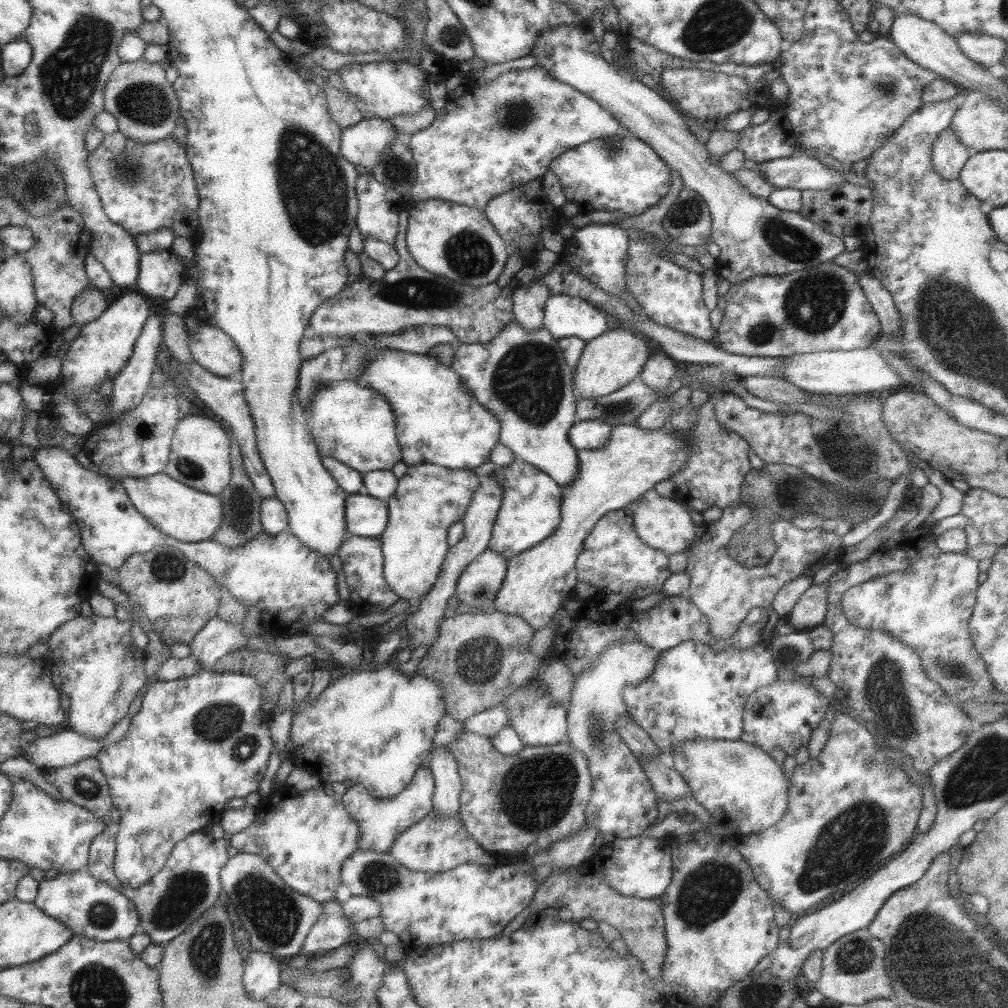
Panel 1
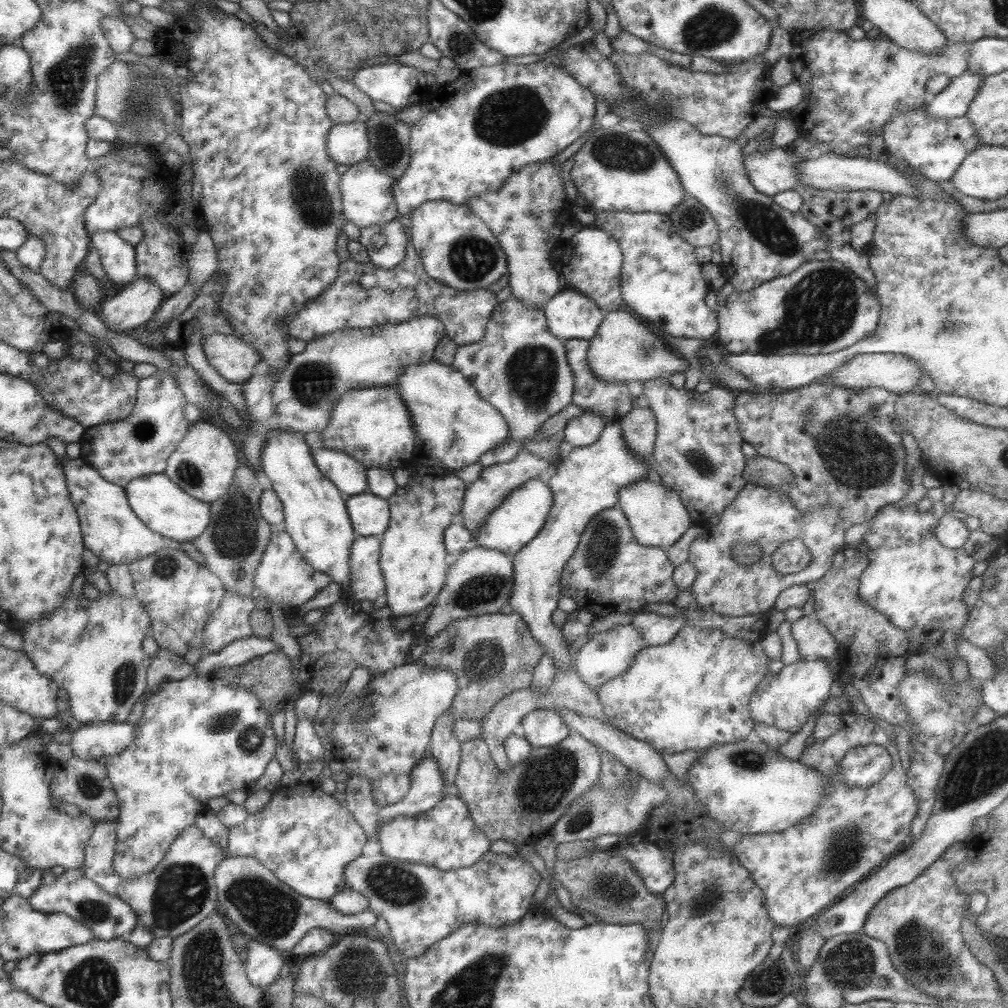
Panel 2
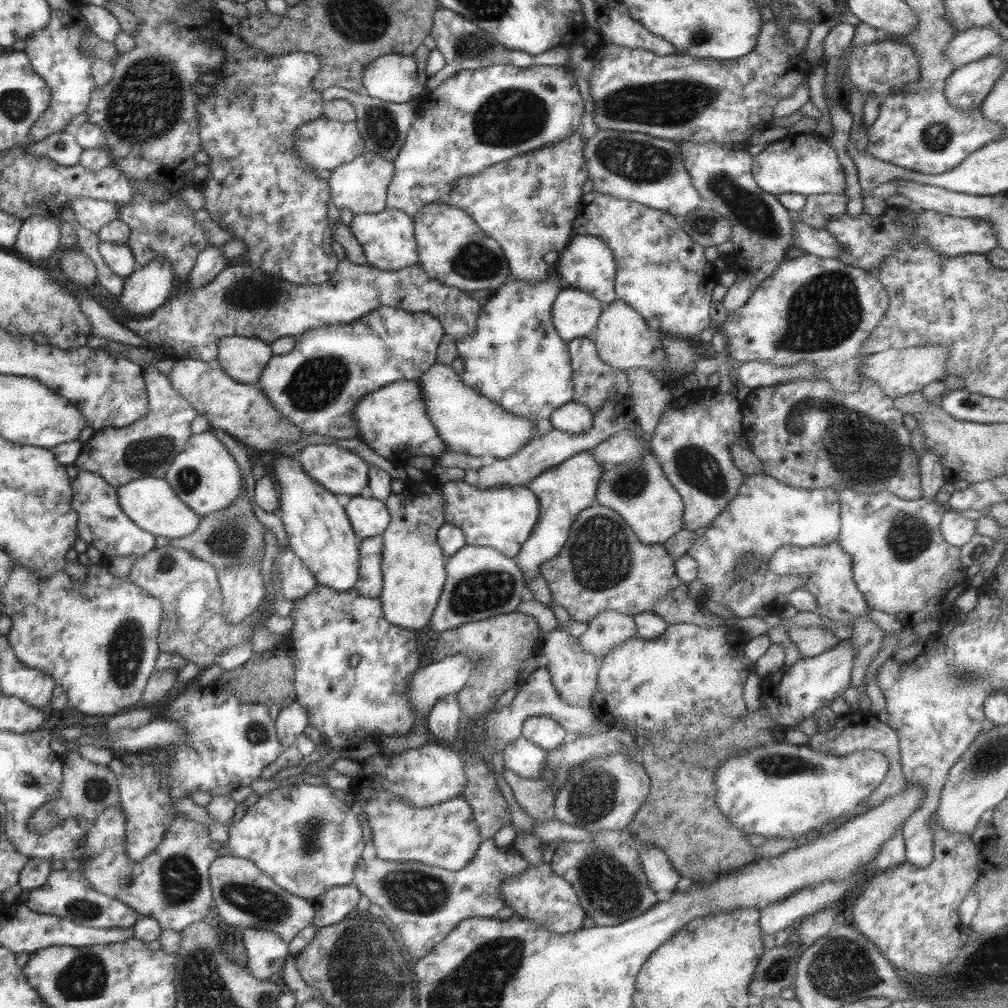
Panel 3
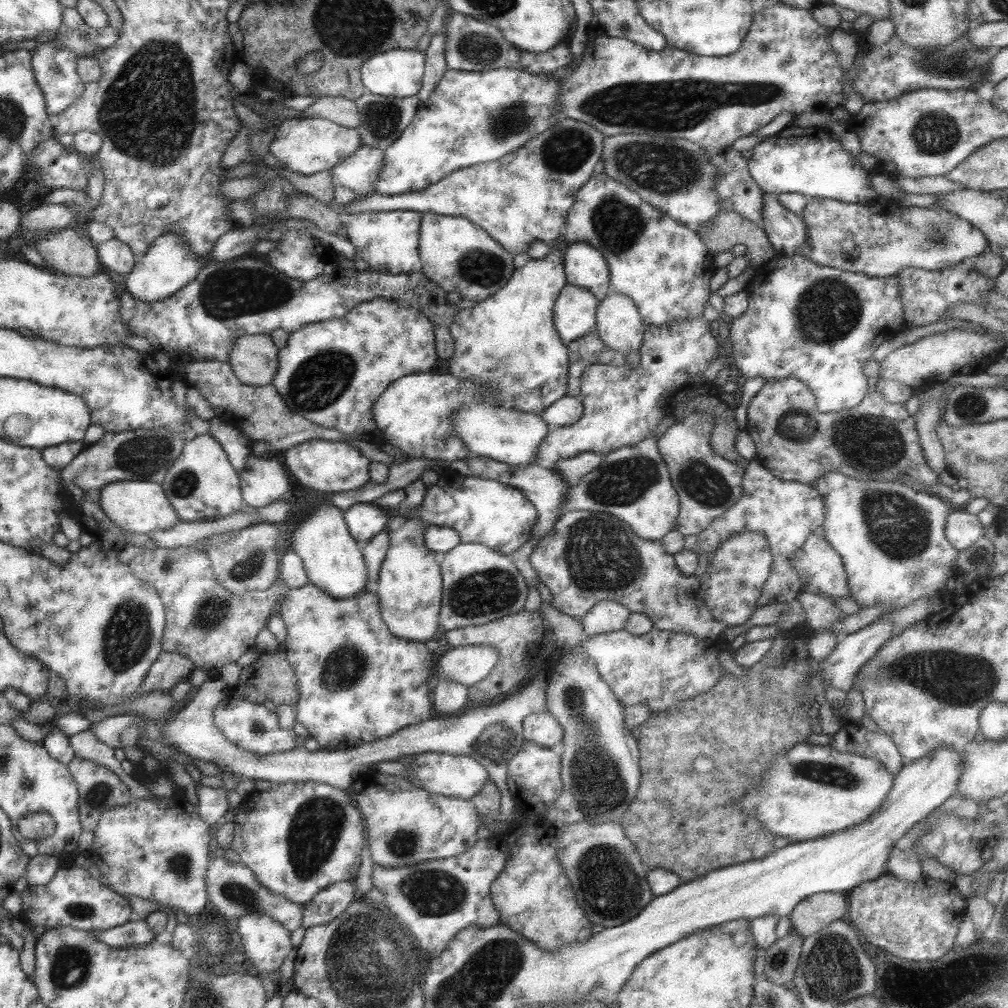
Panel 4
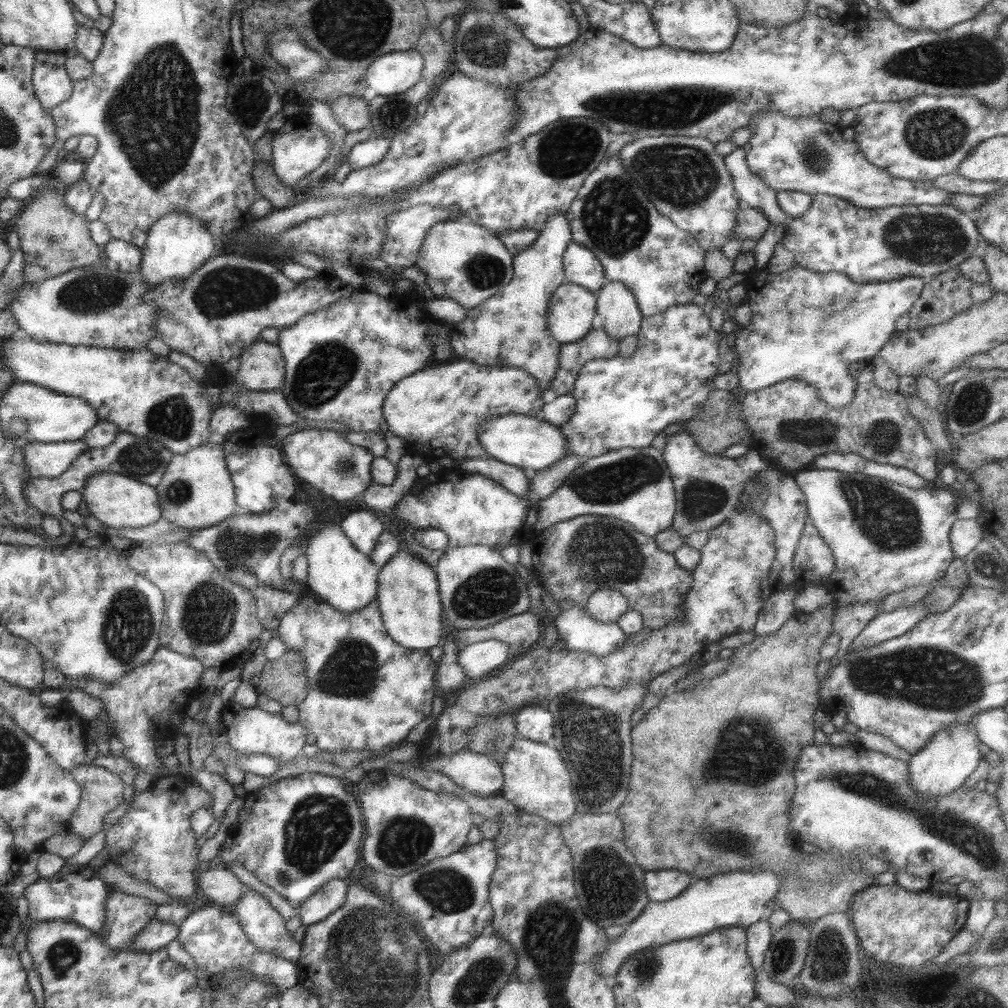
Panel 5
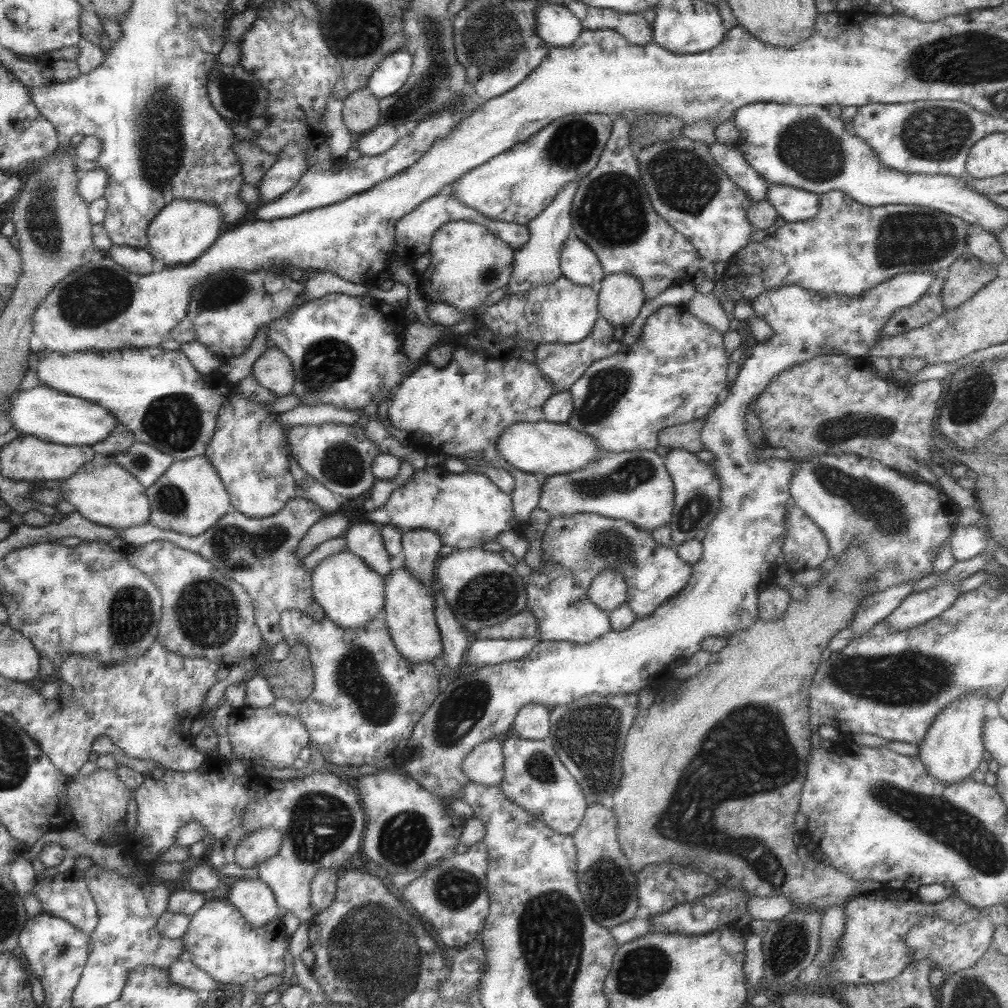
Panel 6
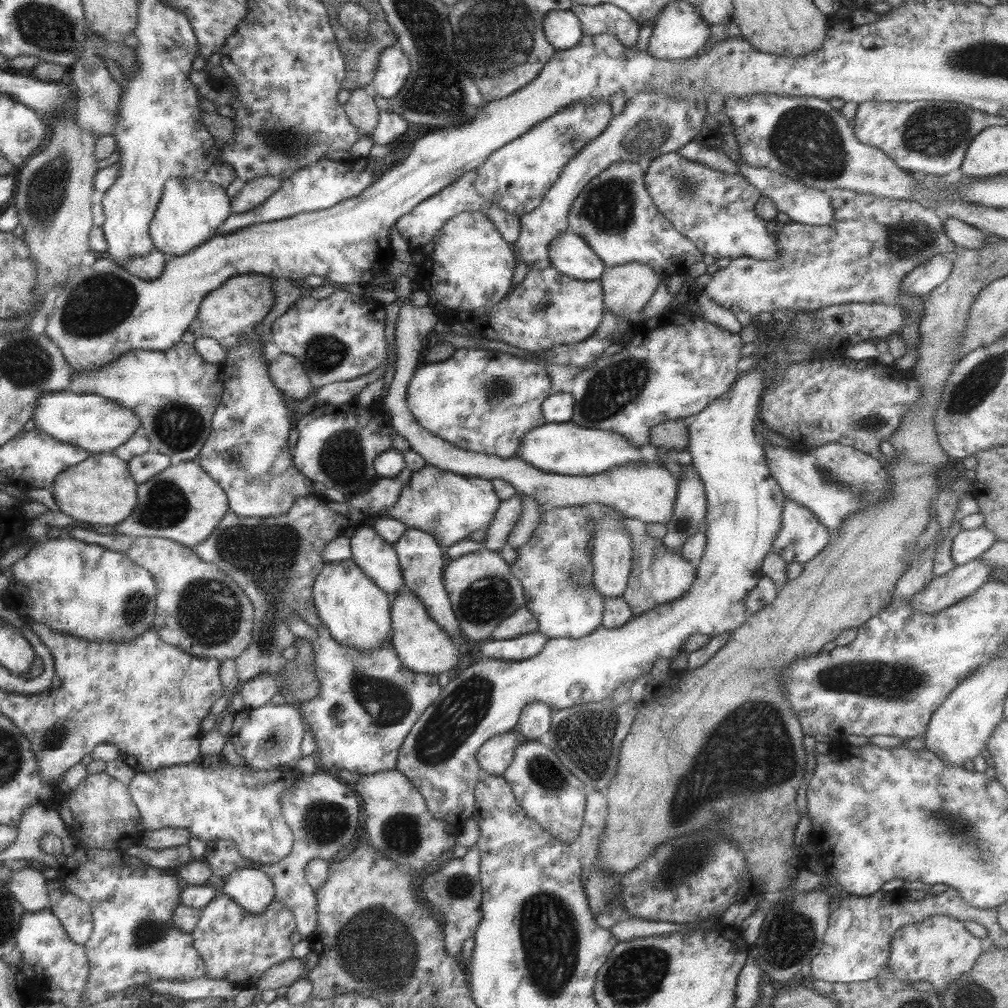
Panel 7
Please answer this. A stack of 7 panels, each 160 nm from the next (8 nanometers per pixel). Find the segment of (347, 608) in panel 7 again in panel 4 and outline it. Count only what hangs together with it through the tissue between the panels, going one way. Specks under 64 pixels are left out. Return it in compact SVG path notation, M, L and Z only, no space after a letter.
M316 502L309 505L297 526L288 540L291 550L301 559L309 584L336 599L346 599L363 590L367 582L361 545L349 534L342 510L332 504Z

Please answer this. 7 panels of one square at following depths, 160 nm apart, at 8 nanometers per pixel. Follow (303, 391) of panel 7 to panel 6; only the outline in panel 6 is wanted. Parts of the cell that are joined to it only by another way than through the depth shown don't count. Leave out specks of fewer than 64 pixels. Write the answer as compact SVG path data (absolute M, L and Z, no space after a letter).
M268 348L251 365L255 382L267 388L274 395L289 394L293 384L293 371L290 360L277 348Z

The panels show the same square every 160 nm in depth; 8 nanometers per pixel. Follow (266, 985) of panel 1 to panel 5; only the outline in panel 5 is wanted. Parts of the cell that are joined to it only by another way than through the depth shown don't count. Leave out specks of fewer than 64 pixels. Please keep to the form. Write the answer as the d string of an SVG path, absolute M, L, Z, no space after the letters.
M248 891L234 904L235 918L239 921L247 940L259 951L297 962L300 953L300 943L295 942L283 924L283 917L258 892Z

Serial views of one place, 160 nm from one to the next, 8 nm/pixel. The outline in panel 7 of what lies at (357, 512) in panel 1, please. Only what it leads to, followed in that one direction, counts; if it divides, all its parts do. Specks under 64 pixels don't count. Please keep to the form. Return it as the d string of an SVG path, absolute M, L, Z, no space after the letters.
M367 525L357 527L349 538L349 560L390 597L401 589L402 576L392 545L381 540Z

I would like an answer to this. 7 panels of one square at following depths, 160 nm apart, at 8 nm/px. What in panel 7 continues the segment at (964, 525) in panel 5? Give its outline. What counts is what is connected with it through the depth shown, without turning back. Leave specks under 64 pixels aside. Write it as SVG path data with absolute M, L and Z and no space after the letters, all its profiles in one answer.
M983 526L971 530L960 529L952 538L950 545L951 560L955 565L964 565L966 562L978 558L995 541L994 534Z

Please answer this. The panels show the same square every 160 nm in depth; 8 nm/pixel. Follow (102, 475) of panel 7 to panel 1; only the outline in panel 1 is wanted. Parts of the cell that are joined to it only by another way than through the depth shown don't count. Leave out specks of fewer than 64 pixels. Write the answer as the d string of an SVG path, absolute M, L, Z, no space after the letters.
M162 472L143 478L123 478L119 484L137 512L159 532L179 542L207 541L221 524L223 513L219 497L188 488Z

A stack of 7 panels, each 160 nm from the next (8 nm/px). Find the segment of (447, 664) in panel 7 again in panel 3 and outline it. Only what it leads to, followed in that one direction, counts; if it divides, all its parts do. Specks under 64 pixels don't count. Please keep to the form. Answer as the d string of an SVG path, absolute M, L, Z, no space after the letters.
M408 479L404 489L395 494L390 494L384 505L388 510L390 519L380 535L382 547L380 550L380 571L382 574L382 589L378 596L381 602L383 618L399 628L410 631L427 630L427 624L438 596L441 594L445 580L446 556L436 541L437 529L444 523L444 498L434 489L427 489L424 483Z

